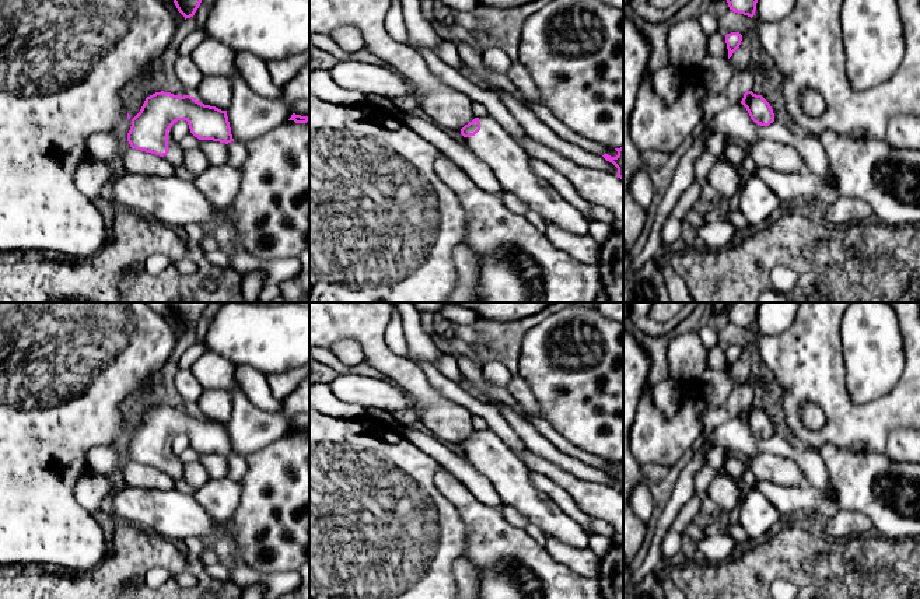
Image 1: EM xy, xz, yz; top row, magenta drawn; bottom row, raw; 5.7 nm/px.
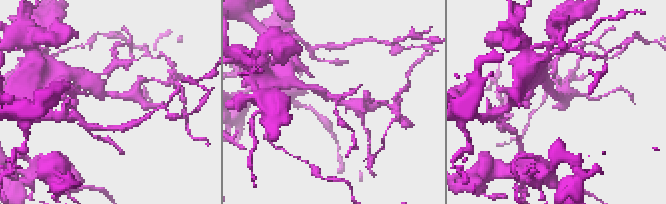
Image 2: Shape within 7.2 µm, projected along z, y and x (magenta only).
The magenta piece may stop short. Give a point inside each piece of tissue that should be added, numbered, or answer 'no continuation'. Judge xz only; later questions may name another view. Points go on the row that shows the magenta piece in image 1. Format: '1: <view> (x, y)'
1: xz (510, 163)

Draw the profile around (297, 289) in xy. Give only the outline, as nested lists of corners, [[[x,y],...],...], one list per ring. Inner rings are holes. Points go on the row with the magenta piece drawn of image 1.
[[[302,270],[281,283],[280,293],[286,302],[309,302],[309,272]]]

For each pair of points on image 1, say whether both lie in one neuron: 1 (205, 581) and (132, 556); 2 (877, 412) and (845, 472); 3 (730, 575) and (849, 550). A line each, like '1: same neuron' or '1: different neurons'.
1: same neuron
2: different neurons
3: same neuron

